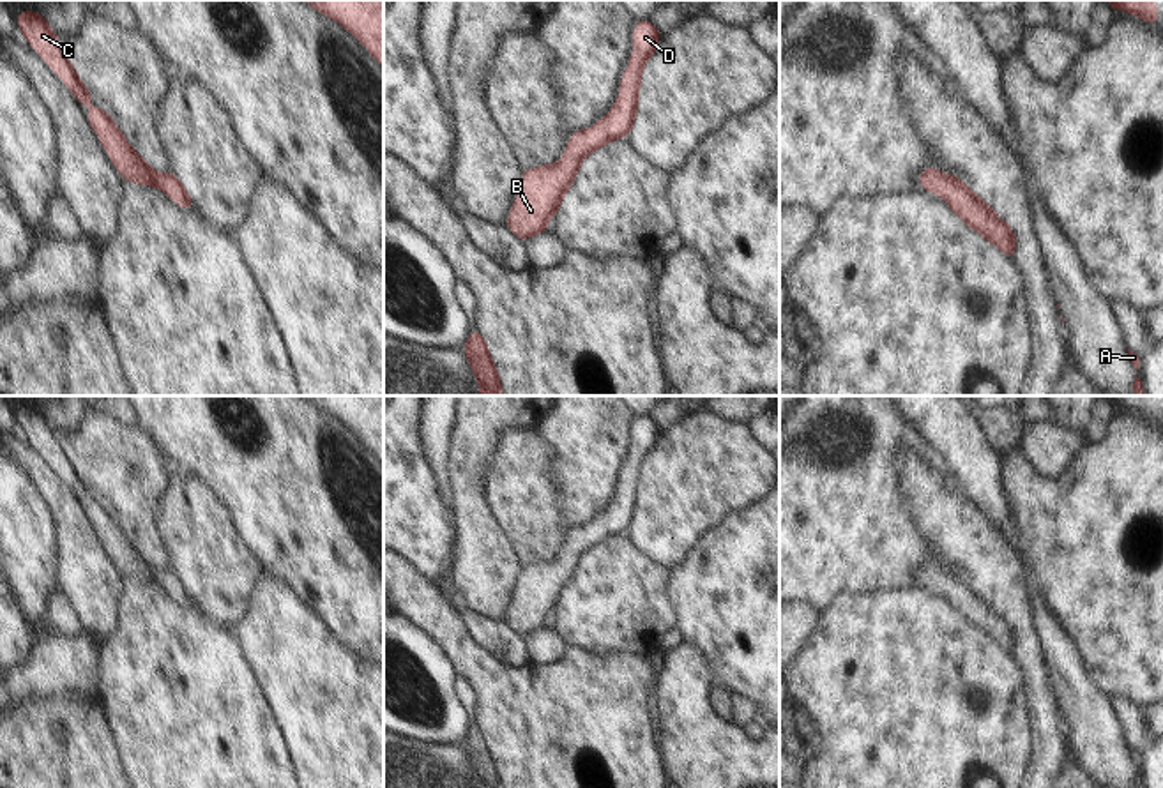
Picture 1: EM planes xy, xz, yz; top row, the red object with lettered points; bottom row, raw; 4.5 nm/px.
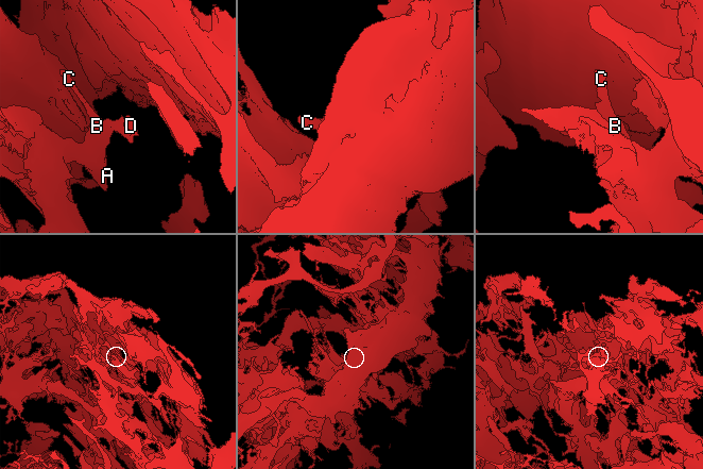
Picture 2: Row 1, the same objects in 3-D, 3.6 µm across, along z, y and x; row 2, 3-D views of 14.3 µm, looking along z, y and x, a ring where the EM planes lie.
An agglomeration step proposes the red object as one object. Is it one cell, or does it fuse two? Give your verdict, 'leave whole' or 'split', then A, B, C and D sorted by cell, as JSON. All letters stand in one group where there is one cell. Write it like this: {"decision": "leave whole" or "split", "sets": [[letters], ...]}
{"decision": "leave whole", "sets": [["A", "B", "C", "D"]]}

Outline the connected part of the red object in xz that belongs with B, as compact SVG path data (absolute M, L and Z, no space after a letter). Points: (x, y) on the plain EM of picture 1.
M638 415L633 424L635 447L620 475L620 491L613 504L587 527L573 527L562 555L557 560L527 564L518 581L507 624L520 636L548 627L548 615L573 581L583 555L617 534L627 534L636 514L642 466L659 442L661 428Z

